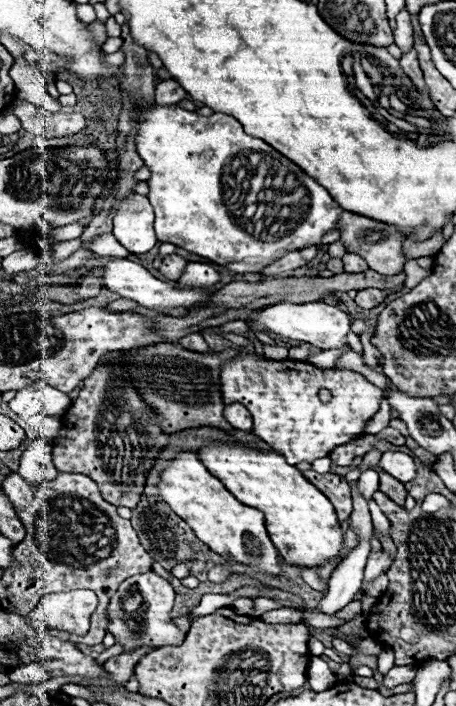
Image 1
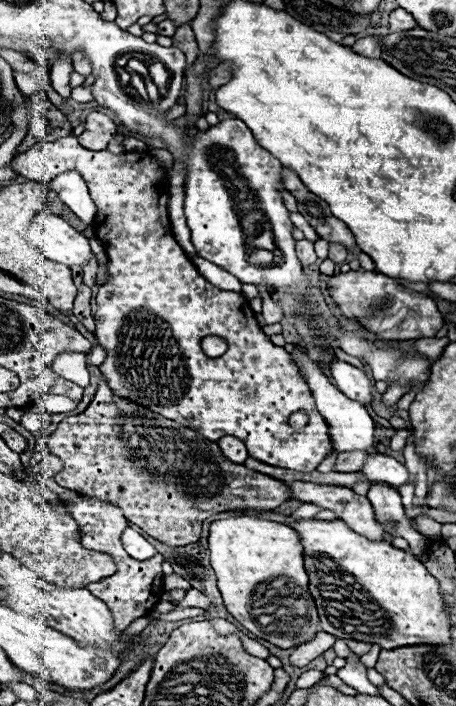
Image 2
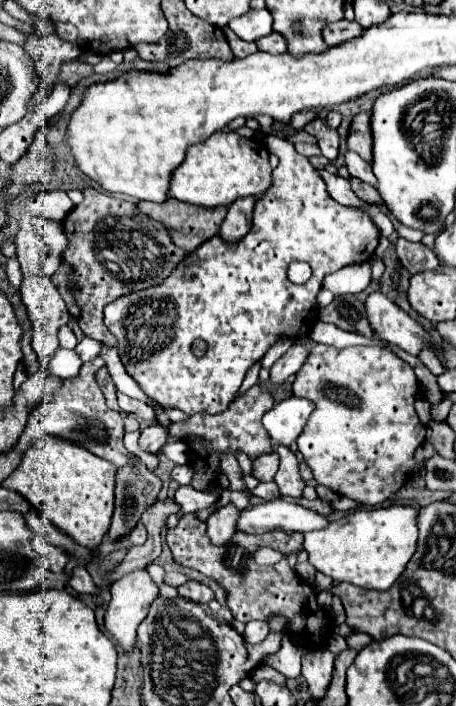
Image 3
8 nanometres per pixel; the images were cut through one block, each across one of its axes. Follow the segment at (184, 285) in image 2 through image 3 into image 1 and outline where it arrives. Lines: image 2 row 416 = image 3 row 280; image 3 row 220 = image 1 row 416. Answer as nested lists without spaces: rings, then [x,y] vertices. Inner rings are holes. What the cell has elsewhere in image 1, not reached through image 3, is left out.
[[[240,350],[236,358],[224,362],[220,366],[220,392],[226,406],[240,402],[244,404],[252,418],[254,418],[254,436],[258,436],[262,442],[266,442],[272,450],[282,454],[288,464],[296,466],[298,462],[314,462],[318,458],[328,456],[334,448],[344,446],[360,436],[364,436],[366,422],[380,410],[380,402],[384,398],[384,392],[376,386],[372,386],[364,376],[352,372],[352,370],[338,370],[338,368],[316,368],[308,362],[296,362],[296,360],[270,360],[266,356],[256,356],[254,352]],[[320,390],[330,390],[332,398],[330,402],[320,400]]]

